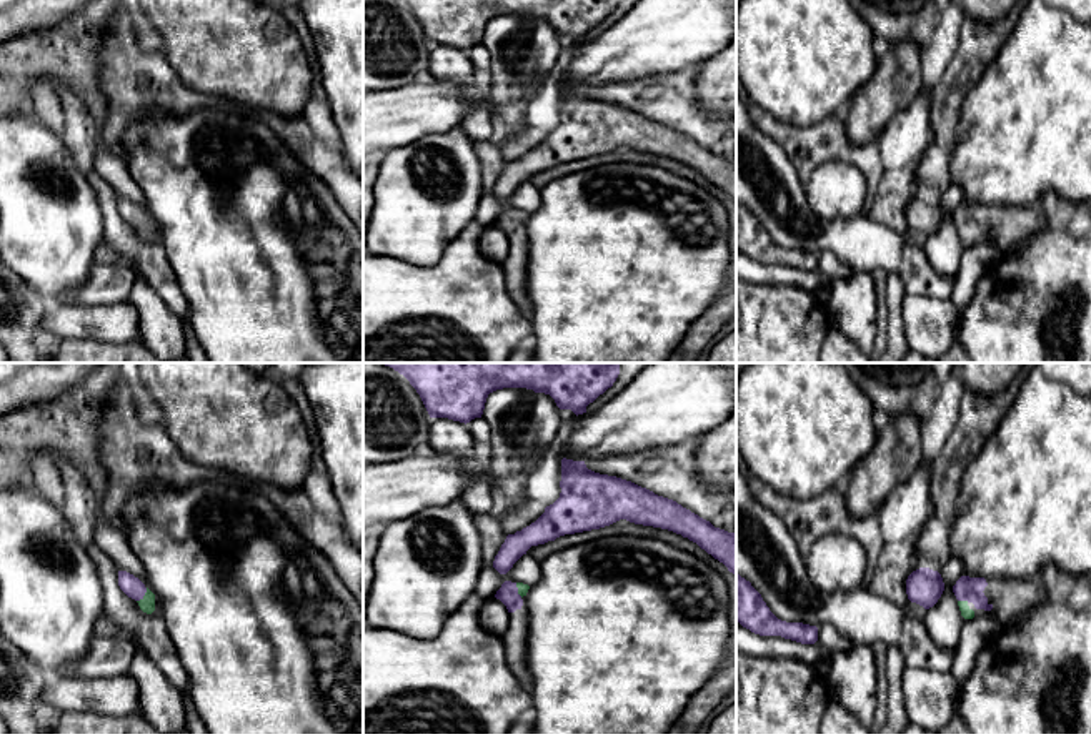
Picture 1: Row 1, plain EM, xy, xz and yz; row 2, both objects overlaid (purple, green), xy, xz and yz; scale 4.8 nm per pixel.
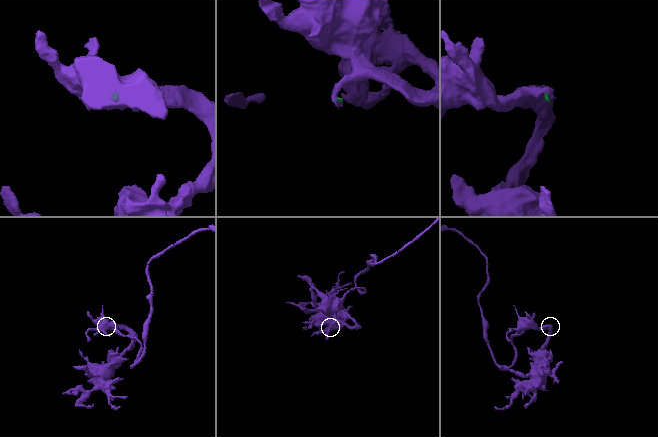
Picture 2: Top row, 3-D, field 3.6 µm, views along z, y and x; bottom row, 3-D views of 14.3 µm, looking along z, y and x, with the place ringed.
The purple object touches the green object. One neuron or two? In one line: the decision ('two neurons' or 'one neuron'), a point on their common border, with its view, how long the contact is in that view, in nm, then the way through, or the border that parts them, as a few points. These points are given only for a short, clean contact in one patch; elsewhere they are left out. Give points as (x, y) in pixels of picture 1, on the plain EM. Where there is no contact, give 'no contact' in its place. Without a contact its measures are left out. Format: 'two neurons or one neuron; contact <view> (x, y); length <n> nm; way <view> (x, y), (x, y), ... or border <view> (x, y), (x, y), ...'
one neuron; contact xy (144, 222); length 90 nm; way xy (132, 213), (144, 222), (147, 232)

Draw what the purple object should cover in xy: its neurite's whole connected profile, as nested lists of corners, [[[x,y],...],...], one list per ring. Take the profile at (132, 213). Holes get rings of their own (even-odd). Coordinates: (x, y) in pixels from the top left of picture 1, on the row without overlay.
[[[118,198],[118,213],[138,230],[143,240],[152,241],[155,238],[155,221],[138,205],[127,198]]]

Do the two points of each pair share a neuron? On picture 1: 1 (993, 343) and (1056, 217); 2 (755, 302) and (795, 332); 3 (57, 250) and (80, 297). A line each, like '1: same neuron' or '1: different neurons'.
1: same neuron
2: same neuron
3: different neurons

